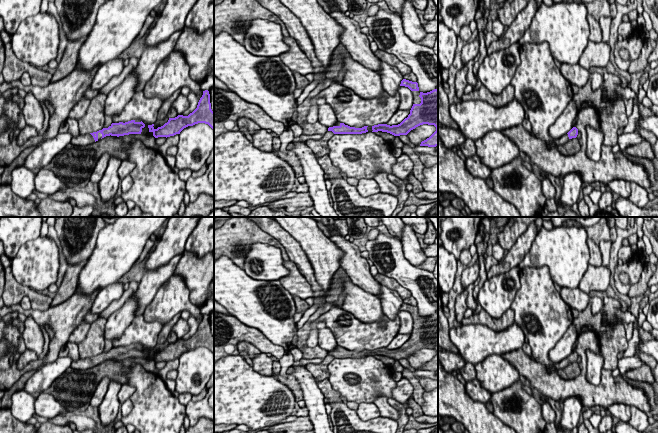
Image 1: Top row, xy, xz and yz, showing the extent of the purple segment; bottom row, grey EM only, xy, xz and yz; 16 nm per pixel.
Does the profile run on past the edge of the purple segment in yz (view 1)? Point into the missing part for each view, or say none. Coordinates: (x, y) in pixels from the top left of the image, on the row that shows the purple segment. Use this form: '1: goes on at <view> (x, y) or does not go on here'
1: does not go on here

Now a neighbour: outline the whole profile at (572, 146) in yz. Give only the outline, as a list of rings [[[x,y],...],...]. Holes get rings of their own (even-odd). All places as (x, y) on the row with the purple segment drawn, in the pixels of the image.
[[[576,137],[576,138],[569,139],[563,145],[559,145],[557,149],[564,156],[573,156],[580,151],[581,146],[580,146],[579,139]]]

